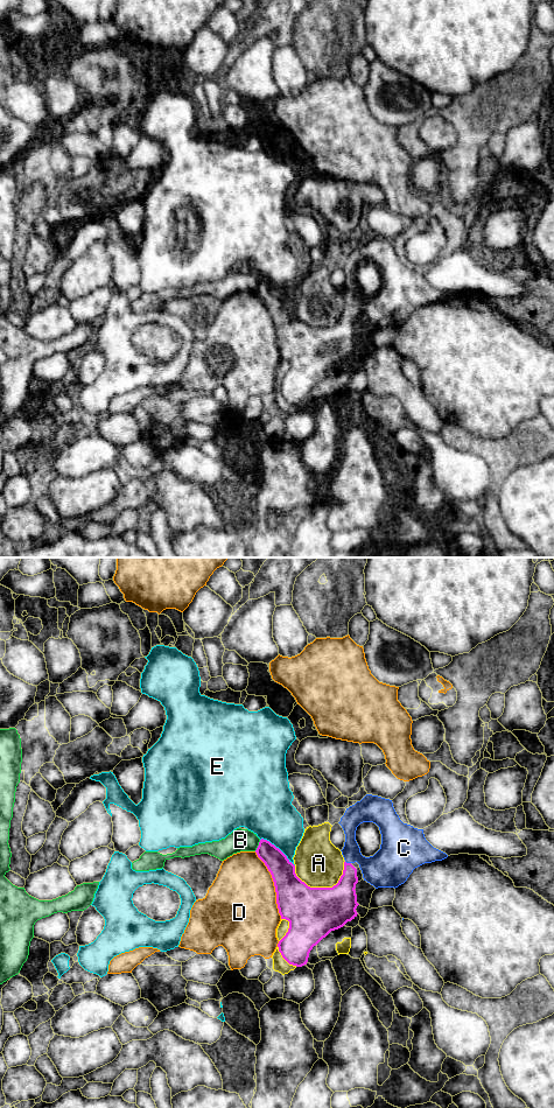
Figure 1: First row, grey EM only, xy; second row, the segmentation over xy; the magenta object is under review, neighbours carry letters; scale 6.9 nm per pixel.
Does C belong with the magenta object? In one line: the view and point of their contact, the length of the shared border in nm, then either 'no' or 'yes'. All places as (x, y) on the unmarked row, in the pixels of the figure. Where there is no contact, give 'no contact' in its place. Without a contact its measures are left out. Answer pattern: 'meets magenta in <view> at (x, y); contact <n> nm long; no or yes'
meets magenta in xy at (348, 303); contact 40 nm long; yes

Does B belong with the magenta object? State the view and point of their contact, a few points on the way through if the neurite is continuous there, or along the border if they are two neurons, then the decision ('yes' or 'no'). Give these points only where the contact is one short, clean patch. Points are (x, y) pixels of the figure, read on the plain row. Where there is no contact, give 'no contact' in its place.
xy (258, 286) | along xy (260, 280), (254, 290) | no

